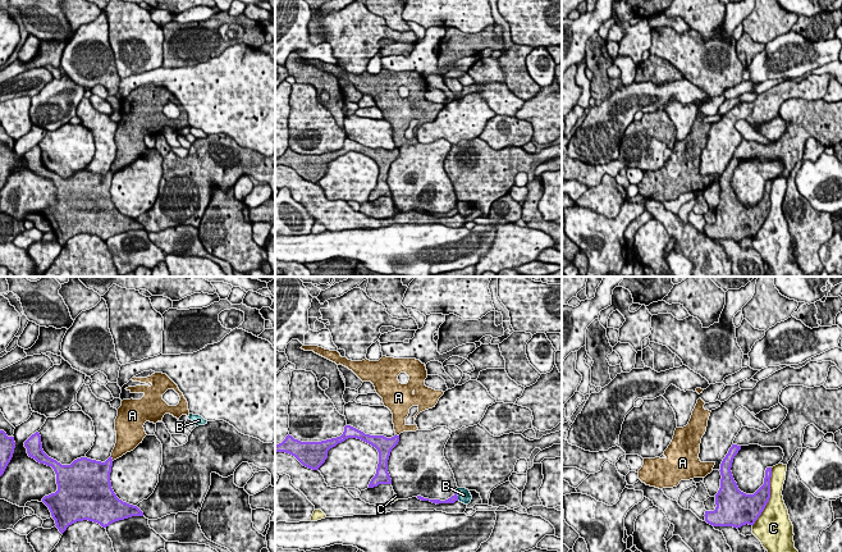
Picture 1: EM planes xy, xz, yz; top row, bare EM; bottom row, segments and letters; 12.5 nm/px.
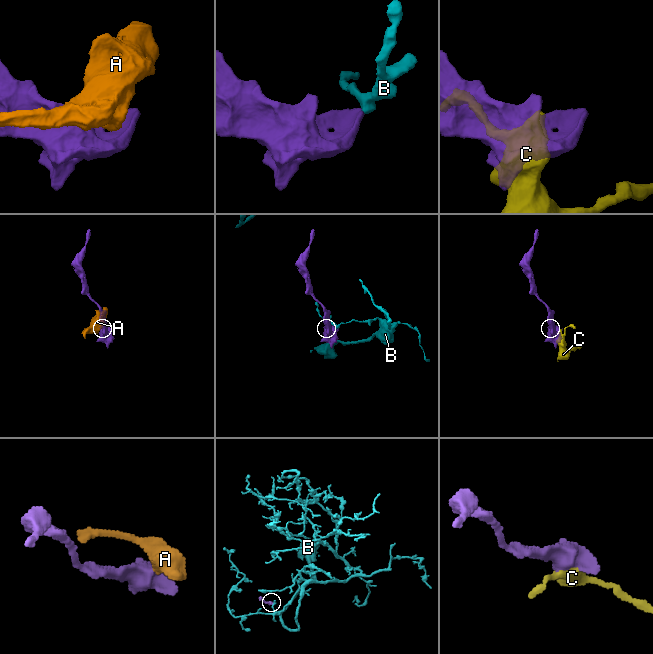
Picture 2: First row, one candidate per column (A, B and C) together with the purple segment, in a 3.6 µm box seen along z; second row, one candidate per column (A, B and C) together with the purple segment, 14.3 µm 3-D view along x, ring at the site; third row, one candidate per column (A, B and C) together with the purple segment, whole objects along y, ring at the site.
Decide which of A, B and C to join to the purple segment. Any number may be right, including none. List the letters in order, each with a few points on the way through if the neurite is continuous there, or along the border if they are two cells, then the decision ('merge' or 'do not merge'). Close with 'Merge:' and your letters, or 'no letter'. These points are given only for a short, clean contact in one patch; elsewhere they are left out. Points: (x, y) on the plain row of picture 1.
A: border along xy (110, 169), (113, 173); do not merge
B: border along xz (456, 205), (458, 213); do not merge
C: do not merge
Merge: no letter

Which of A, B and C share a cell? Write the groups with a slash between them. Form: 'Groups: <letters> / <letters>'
Groups: A / B / C

